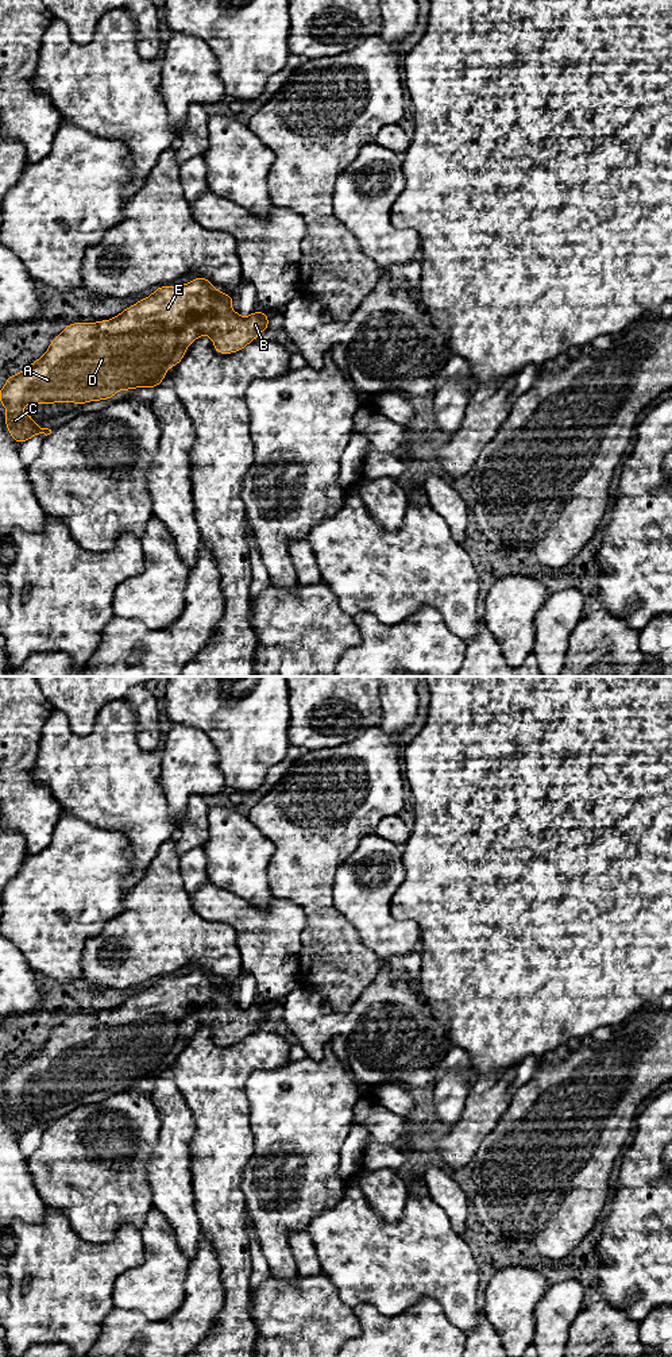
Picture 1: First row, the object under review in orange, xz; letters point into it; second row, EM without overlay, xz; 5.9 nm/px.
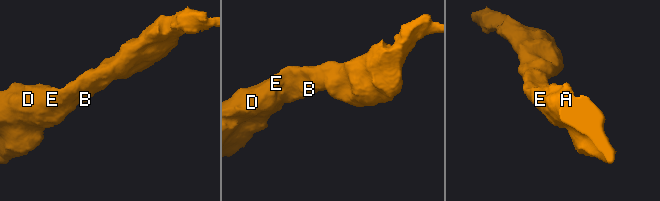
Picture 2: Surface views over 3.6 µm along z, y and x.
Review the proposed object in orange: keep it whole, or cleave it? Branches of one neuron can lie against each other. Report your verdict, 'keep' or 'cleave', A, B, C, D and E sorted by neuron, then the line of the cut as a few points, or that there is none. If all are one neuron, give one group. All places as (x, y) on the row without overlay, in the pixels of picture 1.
keep | A B C D E | no cut

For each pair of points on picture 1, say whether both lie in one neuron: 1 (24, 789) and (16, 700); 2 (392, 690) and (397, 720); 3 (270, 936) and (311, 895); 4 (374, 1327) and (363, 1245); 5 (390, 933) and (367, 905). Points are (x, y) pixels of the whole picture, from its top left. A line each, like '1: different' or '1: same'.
1: same
2: same
3: different
4: different
5: same

